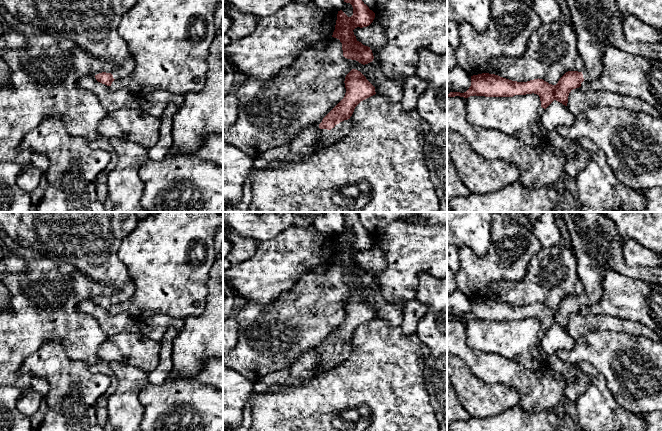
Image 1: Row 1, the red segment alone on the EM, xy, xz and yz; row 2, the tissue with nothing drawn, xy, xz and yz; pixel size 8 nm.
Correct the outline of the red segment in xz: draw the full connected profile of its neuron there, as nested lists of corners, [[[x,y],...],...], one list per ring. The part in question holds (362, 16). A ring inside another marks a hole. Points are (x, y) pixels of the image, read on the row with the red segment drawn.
[[[344,0],[344,2],[352,5],[353,15],[348,17],[342,10],[338,11],[332,37],[342,43],[345,58],[356,60],[363,65],[368,64],[374,59],[372,50],[356,39],[353,30],[369,26],[375,18],[375,13],[362,0]]]

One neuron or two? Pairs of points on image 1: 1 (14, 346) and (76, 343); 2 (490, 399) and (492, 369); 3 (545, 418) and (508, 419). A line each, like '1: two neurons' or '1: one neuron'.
1: one neuron
2: two neurons
3: one neuron

